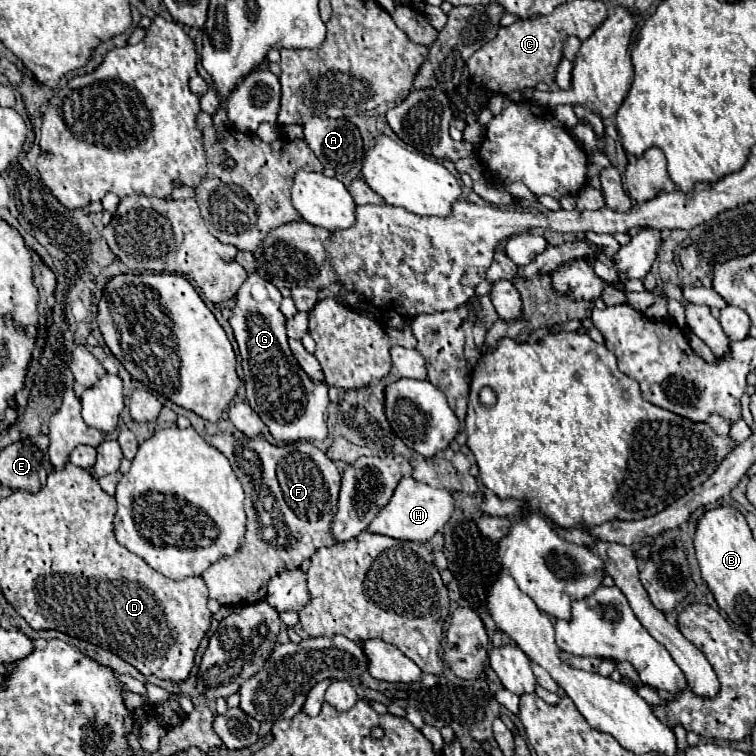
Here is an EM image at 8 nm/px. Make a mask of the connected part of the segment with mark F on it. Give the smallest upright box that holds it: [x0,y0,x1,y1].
[202,431,340,605]

